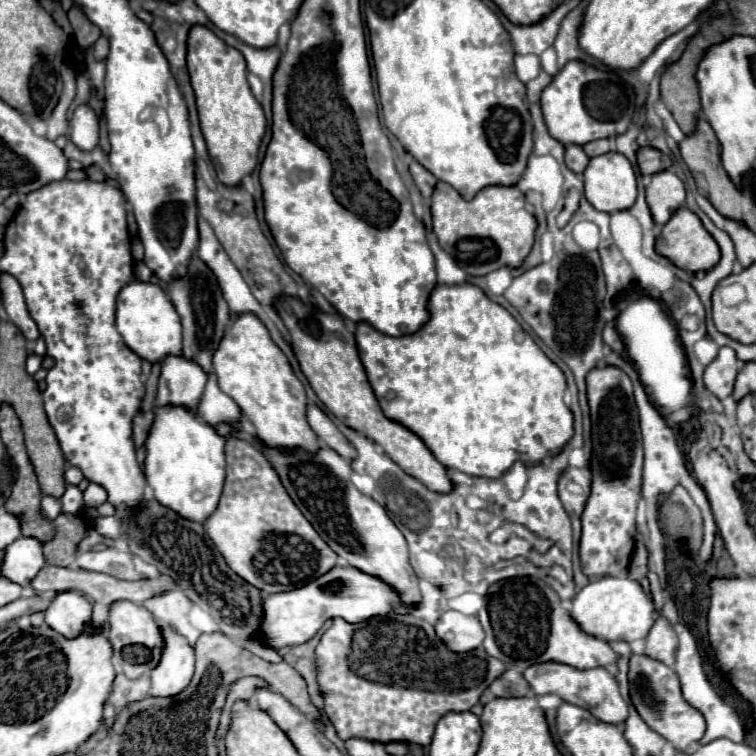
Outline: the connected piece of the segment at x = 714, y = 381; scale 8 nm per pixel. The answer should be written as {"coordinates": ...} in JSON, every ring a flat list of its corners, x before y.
{"coordinates":[[722,347,718,357,704,371,704,385,718,399,726,399,734,389,736,373,738,373,736,353,730,347]]}

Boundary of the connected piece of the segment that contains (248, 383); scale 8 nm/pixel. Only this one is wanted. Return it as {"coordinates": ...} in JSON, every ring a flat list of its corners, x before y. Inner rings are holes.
{"coordinates":[[246,313,230,327,220,347,214,353,214,373,220,389,230,395,240,411,256,425,258,437,268,447,286,447,302,451,318,451,320,441,306,419,306,391,304,385,292,373,286,355,272,343,268,329,262,321]]}

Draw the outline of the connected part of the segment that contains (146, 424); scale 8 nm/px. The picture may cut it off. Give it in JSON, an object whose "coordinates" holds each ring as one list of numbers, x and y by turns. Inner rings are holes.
{"coordinates":[[138,413,134,417,134,441,136,441,136,447,140,447,146,441,146,435,148,435,148,429,150,429,152,421,154,421,152,413]]}

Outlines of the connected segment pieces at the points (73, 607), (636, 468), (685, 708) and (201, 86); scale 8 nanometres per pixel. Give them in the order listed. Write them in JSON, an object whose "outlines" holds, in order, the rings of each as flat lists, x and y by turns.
{"outlines":[[[62,591,54,597,46,609,46,623,66,639,74,639,84,633,92,617,92,601,80,591]],[[606,367,592,369,586,377,586,395,592,419,592,483,590,497,582,513,582,535,580,535,580,567,590,579,598,575,620,575,630,565,636,537,636,513,642,489,642,435,638,425,638,409,632,395,632,383,622,369]],[[630,655,630,667,628,667,628,683,630,683,630,699,636,707,642,721,656,733,660,733,664,739,668,739,678,751,686,751,690,743,700,741,706,723,698,709,690,707,680,691,680,681,674,669,666,667,662,661,656,661,648,655]],[[194,25,190,29,186,61,190,83,196,93,200,129,218,181,224,185,238,185,240,179,256,167,258,147,266,131,264,111,246,81,246,61,238,49,226,45,204,25]]]}

